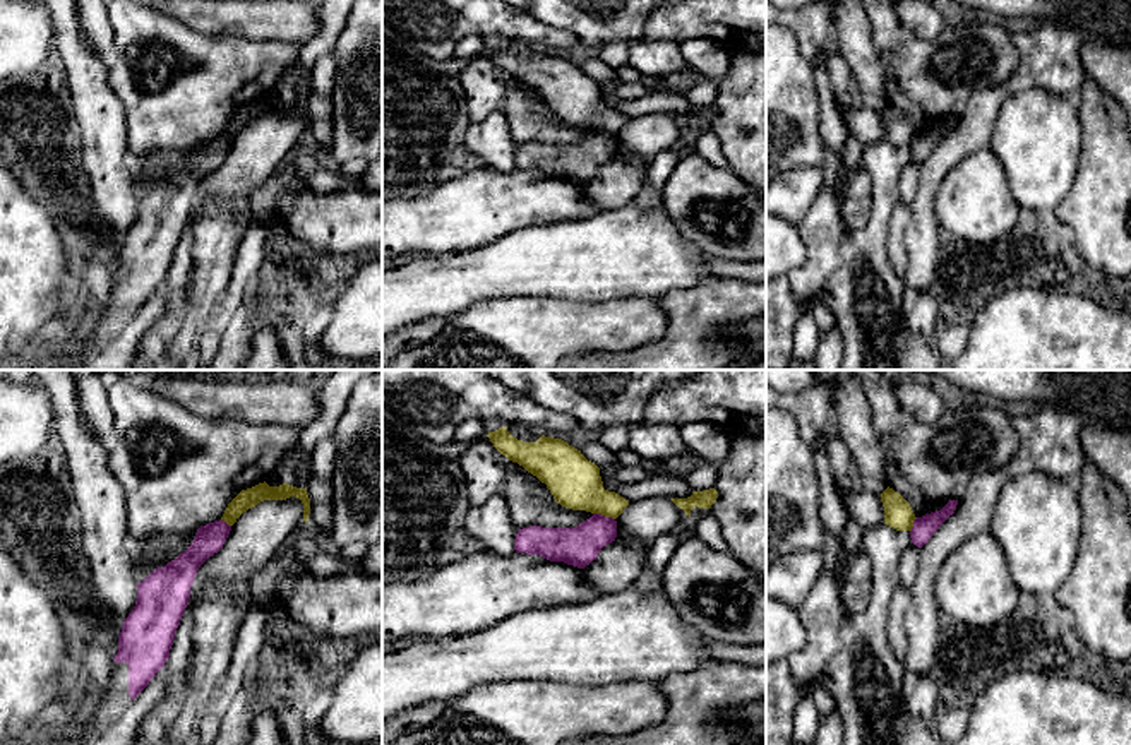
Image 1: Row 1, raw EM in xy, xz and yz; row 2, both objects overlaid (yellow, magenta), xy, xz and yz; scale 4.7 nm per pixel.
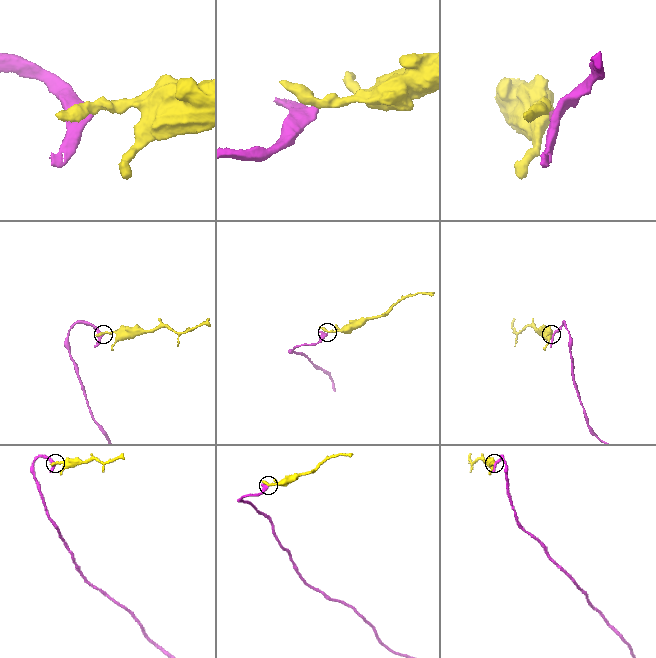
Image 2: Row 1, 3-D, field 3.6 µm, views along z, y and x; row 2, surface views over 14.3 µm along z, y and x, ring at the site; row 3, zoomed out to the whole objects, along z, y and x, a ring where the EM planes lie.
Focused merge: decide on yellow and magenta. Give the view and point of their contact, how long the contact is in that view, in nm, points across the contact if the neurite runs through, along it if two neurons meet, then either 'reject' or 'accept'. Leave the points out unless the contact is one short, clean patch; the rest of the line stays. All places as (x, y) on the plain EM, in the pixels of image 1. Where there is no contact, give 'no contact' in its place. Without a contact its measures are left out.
xz (604, 131) | 110 nm | along xz (593, 129), (614, 136) | reject

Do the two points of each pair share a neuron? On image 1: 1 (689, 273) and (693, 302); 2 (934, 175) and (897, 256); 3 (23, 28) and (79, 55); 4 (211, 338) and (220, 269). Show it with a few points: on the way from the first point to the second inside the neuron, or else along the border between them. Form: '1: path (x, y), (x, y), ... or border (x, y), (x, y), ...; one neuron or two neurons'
1: border (710, 274), (693, 286), (674, 288), (660, 298); two neurons
2: border (910, 206), (905, 230), (907, 271), (902, 278); two neurons
3: border (48, 17), (55, 45); two neurons
4: border (237, 254), (228, 286), (223, 292); two neurons

